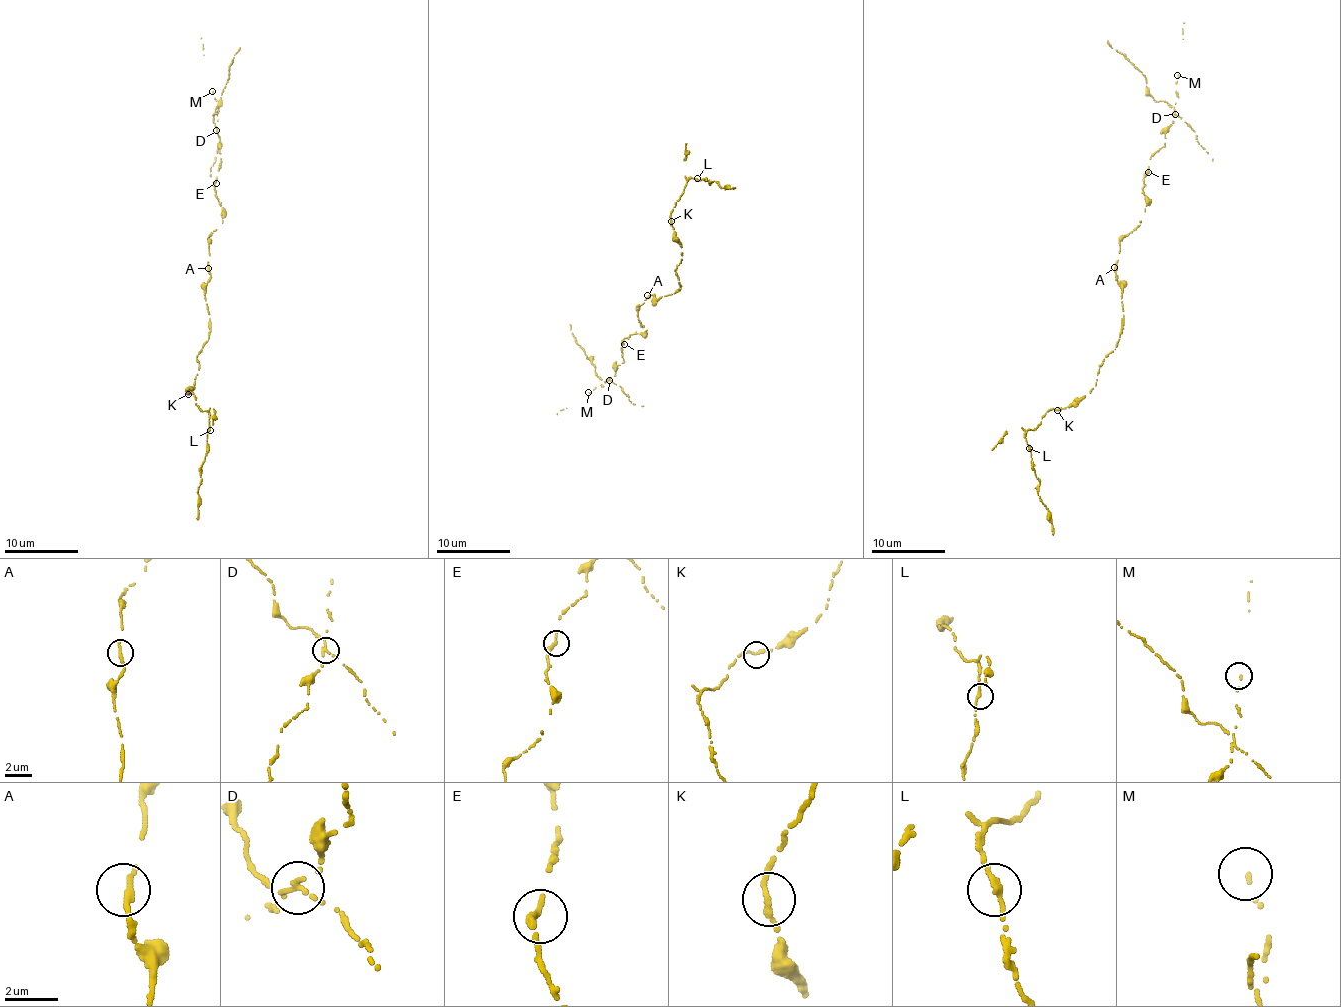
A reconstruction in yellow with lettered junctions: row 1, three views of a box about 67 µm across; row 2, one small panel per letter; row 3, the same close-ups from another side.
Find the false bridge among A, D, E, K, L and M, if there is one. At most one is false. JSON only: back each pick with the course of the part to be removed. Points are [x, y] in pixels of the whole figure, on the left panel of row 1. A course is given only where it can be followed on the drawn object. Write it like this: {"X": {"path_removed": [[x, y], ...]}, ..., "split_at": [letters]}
{"D": {"path_removed": [[217, 130], [212, 115], [220, 103], [234, 55], [240, 47]]}, "split_at": ["D"]}

